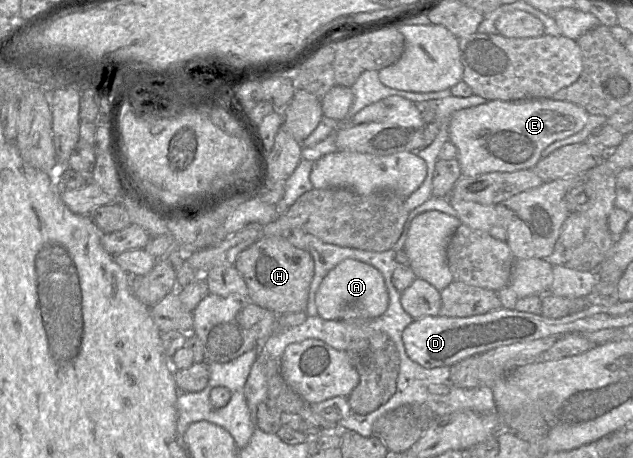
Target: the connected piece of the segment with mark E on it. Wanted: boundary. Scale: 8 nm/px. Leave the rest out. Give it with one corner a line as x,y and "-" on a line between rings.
552,98
489,100
486,104
455,111
449,123
449,140
457,148
462,177
532,170
547,146
580,132
589,116
578,104

